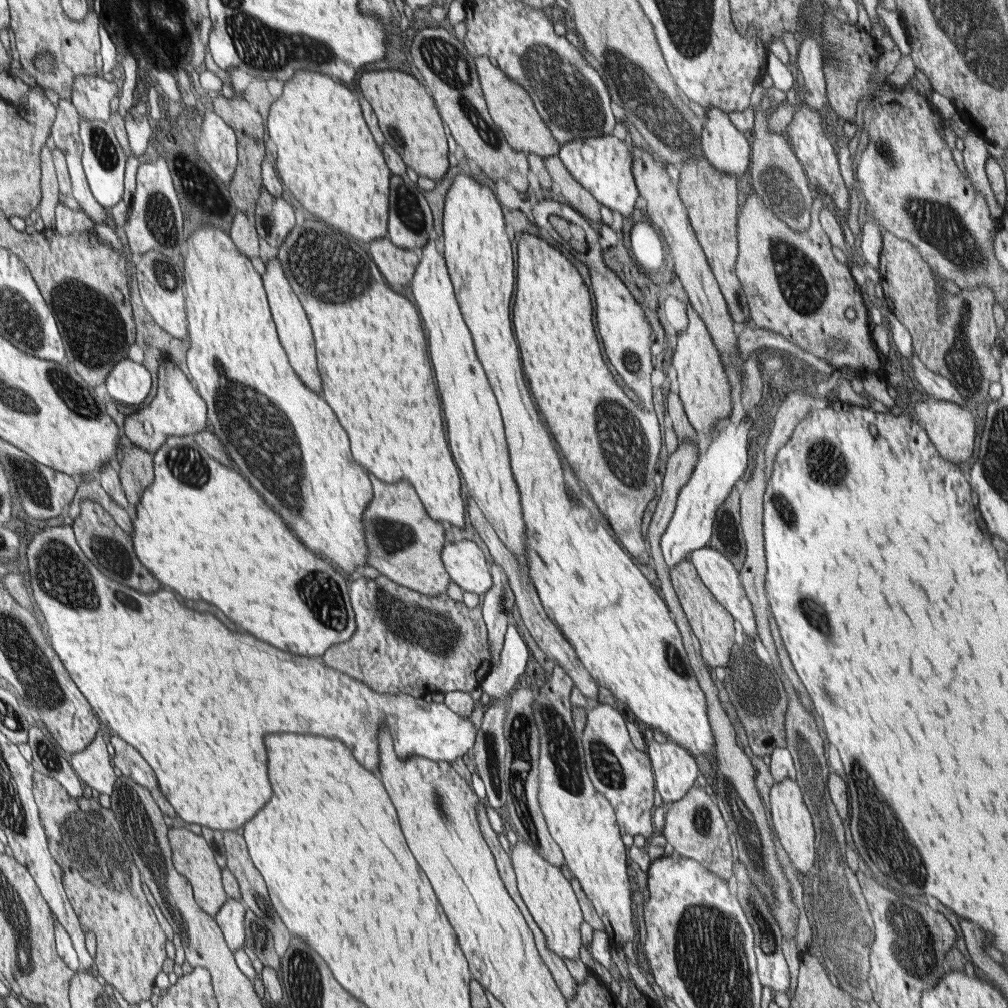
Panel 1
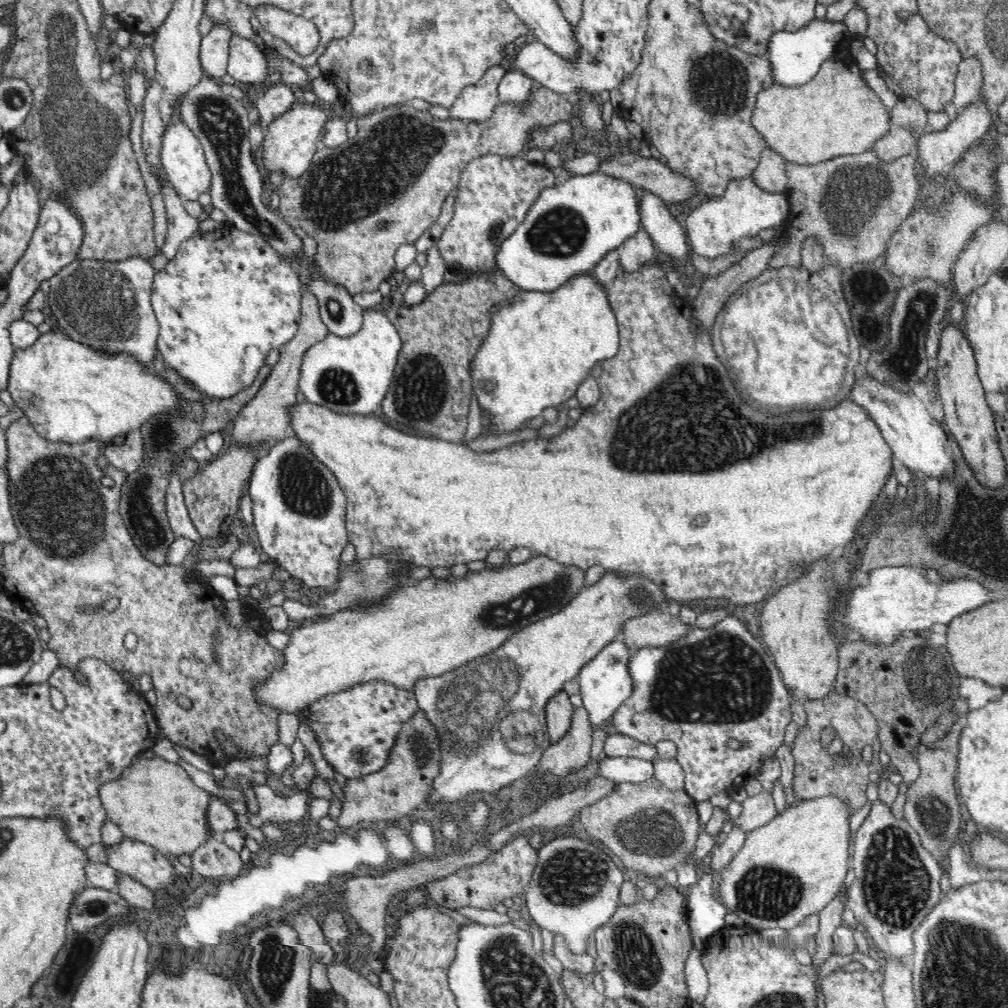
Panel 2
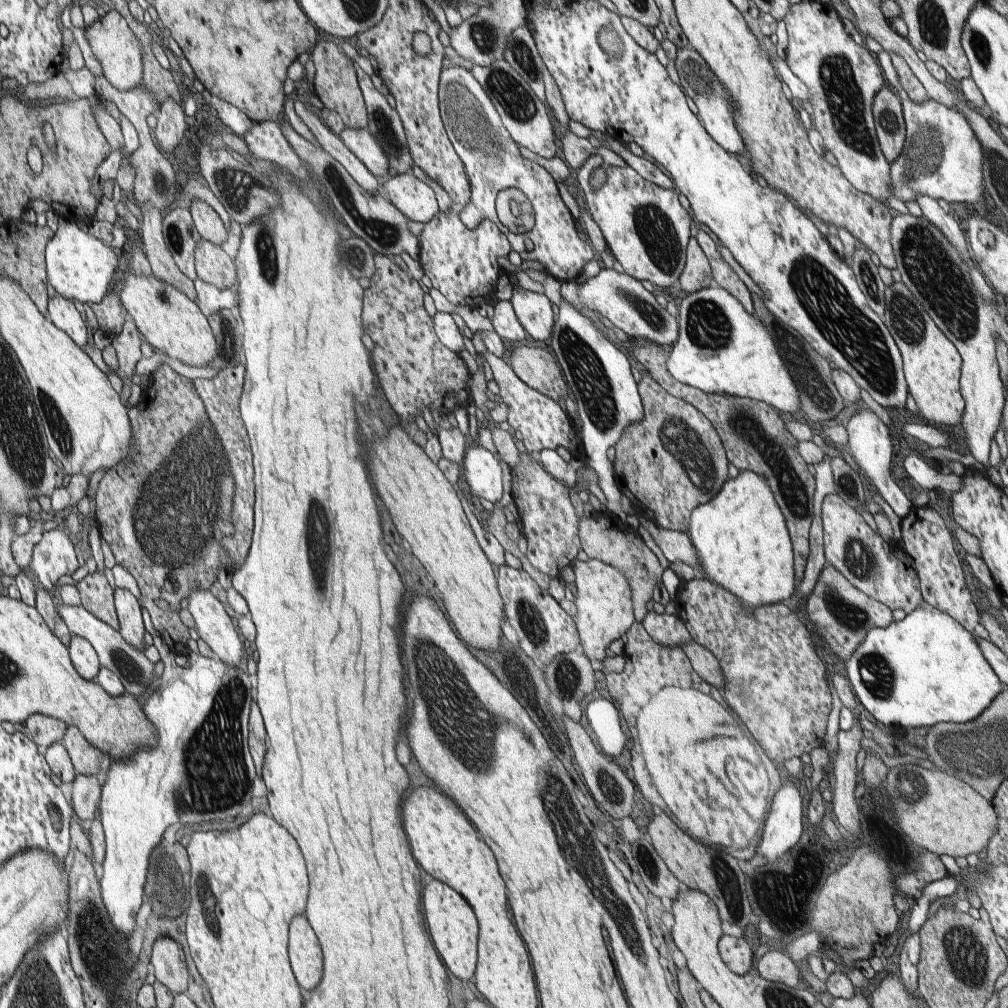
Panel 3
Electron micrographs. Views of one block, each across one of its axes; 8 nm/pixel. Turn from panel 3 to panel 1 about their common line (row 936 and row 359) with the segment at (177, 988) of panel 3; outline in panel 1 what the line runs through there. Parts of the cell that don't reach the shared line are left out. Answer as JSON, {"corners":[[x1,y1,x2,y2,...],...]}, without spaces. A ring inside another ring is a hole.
{"corners":[[161,358,159,370,157,370,157,394,147,408,141,408,139,412,125,418,123,436,129,438,137,448,143,448,155,454,163,446,163,442,167,442,167,438,193,436,203,432,209,416,207,416,207,404,203,404,203,398,199,398,197,394,199,392,195,392,195,388,183,376,179,366,171,360]]}

